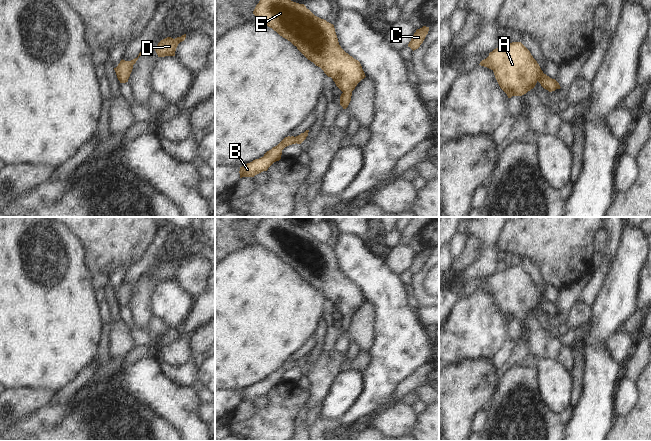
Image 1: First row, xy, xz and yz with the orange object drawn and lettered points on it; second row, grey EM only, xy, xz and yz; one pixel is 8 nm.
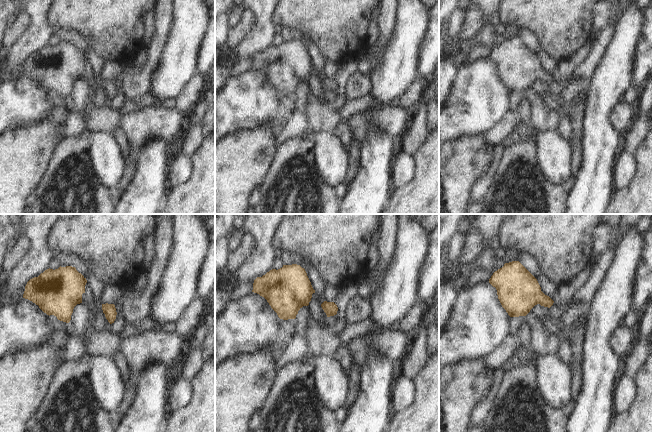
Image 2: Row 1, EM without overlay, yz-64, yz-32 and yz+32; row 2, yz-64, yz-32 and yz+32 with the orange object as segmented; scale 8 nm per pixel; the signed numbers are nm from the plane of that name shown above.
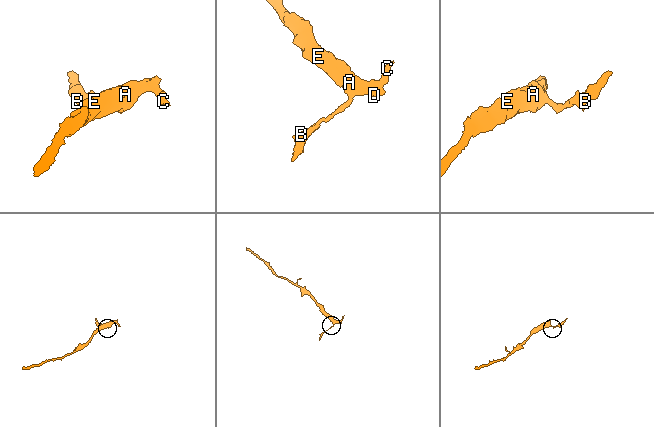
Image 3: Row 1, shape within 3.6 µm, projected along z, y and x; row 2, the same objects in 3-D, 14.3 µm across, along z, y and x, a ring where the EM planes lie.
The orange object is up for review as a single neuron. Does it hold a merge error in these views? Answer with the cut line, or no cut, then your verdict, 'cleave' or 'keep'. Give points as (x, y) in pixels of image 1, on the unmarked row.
no cut | keep

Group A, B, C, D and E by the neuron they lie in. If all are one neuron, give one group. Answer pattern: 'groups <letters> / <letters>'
groups A B C D E

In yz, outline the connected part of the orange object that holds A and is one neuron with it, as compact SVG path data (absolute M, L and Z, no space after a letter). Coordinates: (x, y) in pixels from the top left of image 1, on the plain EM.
M512 266L494 273L479 289L494 296L500 312L508 322L526 318L537 306L549 316L561 312L555 303L543 297L530 275L521 266Z

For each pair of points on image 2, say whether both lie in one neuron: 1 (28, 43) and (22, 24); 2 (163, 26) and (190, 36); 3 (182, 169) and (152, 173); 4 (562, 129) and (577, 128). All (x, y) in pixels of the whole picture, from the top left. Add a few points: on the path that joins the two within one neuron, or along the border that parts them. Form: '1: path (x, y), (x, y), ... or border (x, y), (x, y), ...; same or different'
1: border (26, 10), (30, 16), (30, 26), (10, 49); different
2: border (173, 10), (171, 29), (165, 46), (161, 51); different
3: border (167, 173), (169, 188); different
4: border (566, 107), (569, 113), (572, 132), (570, 140); different

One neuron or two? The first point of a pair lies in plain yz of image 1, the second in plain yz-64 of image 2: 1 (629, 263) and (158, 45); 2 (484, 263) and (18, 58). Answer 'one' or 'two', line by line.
1: two
2: one

